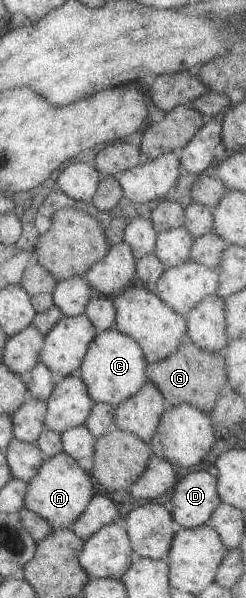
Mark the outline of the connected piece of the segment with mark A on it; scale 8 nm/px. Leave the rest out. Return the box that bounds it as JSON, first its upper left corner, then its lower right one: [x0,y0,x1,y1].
[22,451,94,530]

